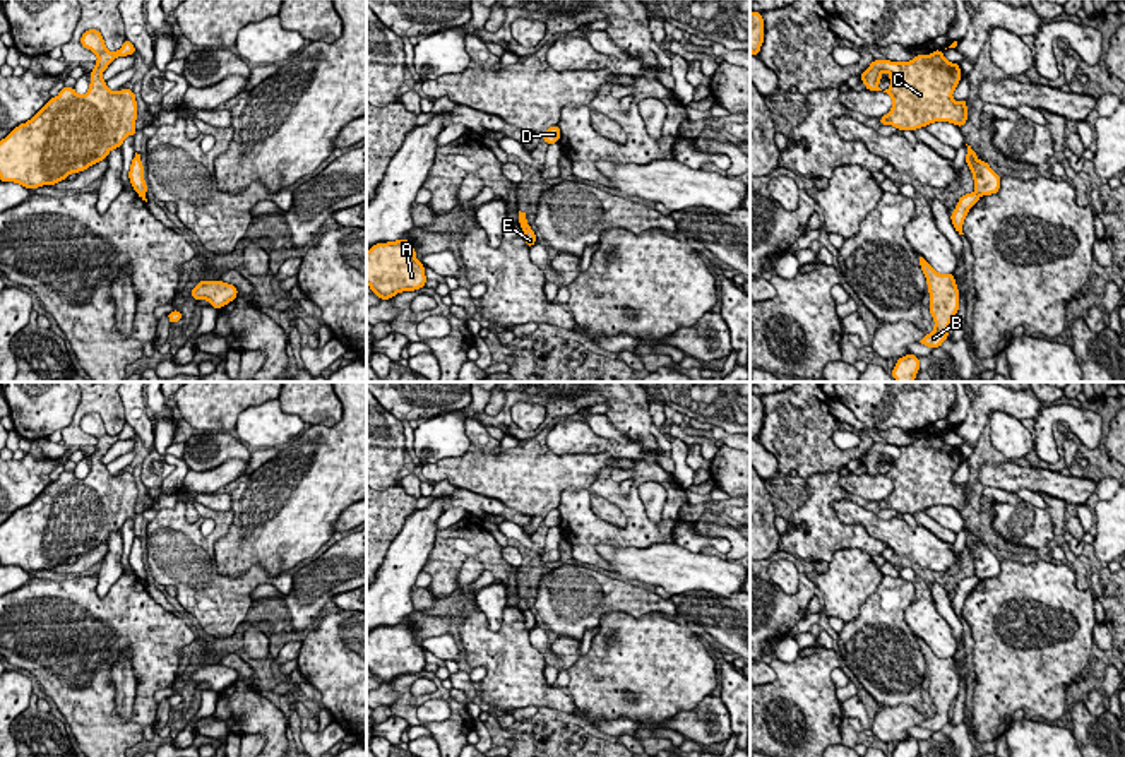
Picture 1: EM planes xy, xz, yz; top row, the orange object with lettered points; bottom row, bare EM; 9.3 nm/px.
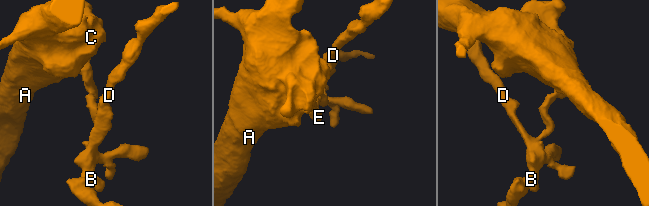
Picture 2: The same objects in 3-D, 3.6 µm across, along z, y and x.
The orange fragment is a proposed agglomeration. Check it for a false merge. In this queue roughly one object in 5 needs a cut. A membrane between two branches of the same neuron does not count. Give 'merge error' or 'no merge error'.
merge error

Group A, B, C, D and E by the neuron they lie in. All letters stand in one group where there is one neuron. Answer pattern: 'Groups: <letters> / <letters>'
Groups: A C E / B D

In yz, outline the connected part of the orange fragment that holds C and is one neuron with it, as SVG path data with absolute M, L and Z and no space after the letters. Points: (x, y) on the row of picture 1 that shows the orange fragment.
M942 50L932 55L918 55L911 62L873 60L861 72L861 82L868 91L882 91L880 74L889 72L892 82L887 92L894 104L880 118L880 125L894 125L899 130L916 130L933 122L950 122L962 128L967 116L967 101L954 101L952 92L961 80L959 63L947 62Z

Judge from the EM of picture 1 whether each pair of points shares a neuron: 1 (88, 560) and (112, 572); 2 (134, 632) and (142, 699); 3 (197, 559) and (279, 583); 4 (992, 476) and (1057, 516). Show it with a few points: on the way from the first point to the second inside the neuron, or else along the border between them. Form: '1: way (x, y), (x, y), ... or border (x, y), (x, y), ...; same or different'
1: border (107, 543), (107, 554), (100, 562); different
2: way (146, 649), (146, 682); same
3: way (216, 579), (220, 583), (245, 583), (259, 579); same
4: border (1038, 492), (1059, 497), (1067, 504); different

